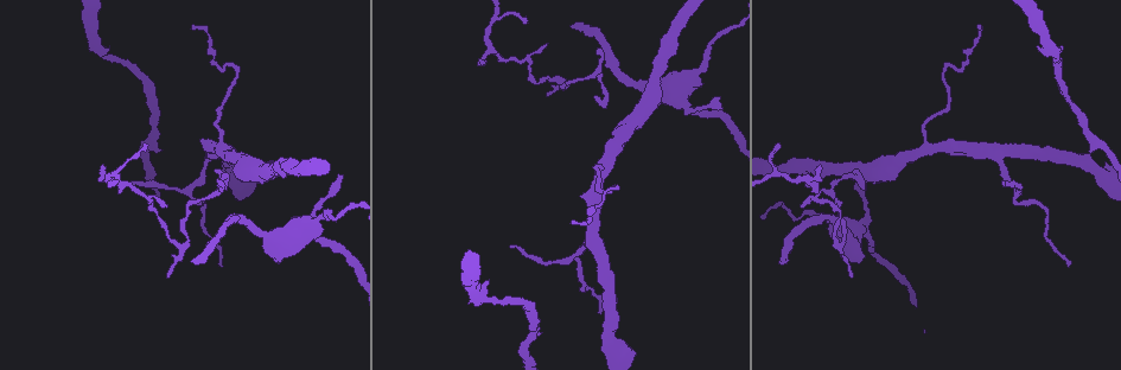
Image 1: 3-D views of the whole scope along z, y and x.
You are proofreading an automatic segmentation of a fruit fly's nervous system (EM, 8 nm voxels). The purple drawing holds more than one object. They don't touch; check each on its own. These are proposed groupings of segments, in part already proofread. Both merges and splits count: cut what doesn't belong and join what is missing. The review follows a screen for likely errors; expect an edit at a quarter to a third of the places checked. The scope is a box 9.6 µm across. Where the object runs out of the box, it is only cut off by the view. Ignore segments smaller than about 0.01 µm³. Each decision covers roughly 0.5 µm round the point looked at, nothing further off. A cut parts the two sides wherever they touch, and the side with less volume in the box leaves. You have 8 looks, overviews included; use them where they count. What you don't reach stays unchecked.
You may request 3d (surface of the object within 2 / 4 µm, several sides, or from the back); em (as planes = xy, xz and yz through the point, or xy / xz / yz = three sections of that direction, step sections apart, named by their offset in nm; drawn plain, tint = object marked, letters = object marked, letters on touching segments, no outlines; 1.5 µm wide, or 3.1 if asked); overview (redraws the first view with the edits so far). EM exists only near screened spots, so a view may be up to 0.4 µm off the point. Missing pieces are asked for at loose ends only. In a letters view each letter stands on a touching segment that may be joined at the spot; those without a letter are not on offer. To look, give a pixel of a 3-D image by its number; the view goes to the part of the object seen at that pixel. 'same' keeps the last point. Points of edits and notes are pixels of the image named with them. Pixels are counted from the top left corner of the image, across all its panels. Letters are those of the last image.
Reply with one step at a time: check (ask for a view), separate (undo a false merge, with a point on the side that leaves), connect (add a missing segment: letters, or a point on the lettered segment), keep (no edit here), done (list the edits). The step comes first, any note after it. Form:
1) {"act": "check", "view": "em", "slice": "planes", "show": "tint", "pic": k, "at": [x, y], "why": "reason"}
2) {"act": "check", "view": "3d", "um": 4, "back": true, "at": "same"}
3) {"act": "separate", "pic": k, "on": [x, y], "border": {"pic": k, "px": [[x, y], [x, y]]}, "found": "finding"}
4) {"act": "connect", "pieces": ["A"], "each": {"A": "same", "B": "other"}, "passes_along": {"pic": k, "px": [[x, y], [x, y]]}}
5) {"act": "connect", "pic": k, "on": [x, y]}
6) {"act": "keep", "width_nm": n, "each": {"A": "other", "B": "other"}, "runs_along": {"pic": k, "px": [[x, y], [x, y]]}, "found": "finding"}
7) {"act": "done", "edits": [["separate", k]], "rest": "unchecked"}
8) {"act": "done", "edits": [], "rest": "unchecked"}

{"act": "check", "view": "em", "slice": "xz", "step": 8, "show": "tint", "pic": 1, "at": [323, 201], "why": "thin neck"}

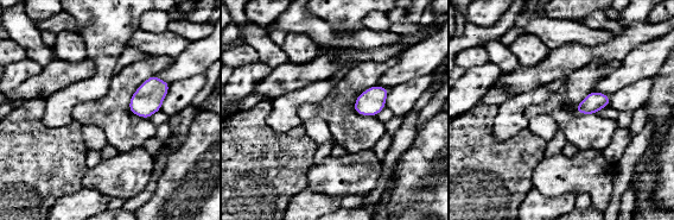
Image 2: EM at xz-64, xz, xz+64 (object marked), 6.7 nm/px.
{"act": "check", "view": "em", "slice": "planes", "show": "letters", "at": "same", "why": "another direction"}

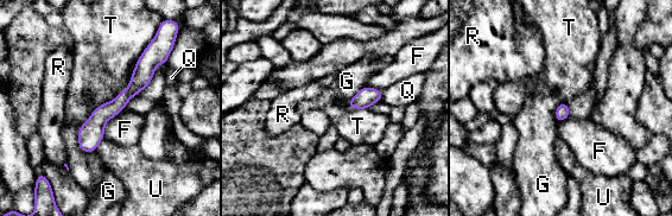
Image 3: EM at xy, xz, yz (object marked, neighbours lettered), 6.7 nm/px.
{"act": "keep", "each": {"F": "other", "G": "other", "Q": "other", "R": "other", "T": "other", "U": "other"}, "runs_along": {"pic": 3, "px": [[152, 61], [94, 126], [84, 148]]}, "found": "continuous, no second cell"}

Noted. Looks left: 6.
{"act": "check", "view": "em", "slice": "yz", "step": 8, "show": "tint", "pic": 1, "at": [614, 345], "why": "sudden change in width"}

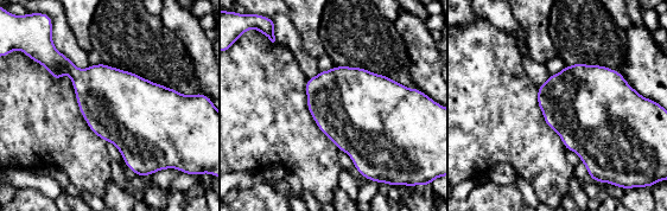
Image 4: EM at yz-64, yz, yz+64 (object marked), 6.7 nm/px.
{"act": "check", "view": "em", "slice": "planes", "show": "tint", "at": "same", "why": "another direction"}

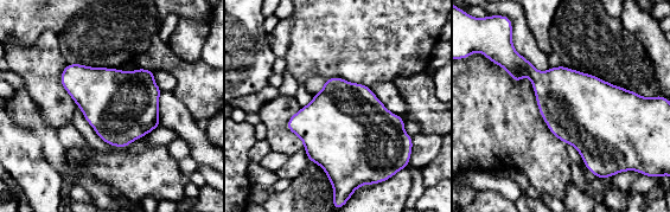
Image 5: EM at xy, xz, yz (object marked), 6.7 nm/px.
{"act": "check", "view": "em", "slice": "planes", "show": "letters", "at": "same", "why": "what lies round it"}

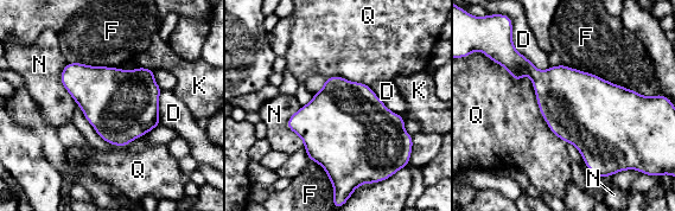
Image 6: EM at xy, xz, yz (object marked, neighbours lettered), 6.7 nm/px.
{"act": "keep", "each": {"D": "other", "F": "other", "K": "other", "N": "other", "Q": "other"}, "border": {"pic": 6, "px": [[497, 63], [530, 78], [566, 144]]}, "found": "all the same cell"}

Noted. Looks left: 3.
{"act": "check", "view": "em", "slice": "planes", "show": "letters", "pic": 1, "at": [783, 261], "why": "free end"}

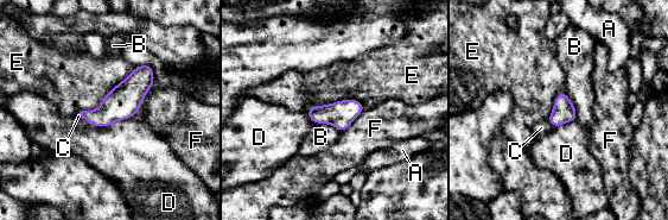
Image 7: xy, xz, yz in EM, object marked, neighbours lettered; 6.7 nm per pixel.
{"act": "connect", "pieces": ["C"], "each": {"A": "other", "B": "other", "C": "same", "D": "other", "E": "other", "F": "other"}, "found": "the cell continues"}

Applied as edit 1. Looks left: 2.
{"act": "done", "edits": [["connect", 7]], "rest": "unchecked"}

